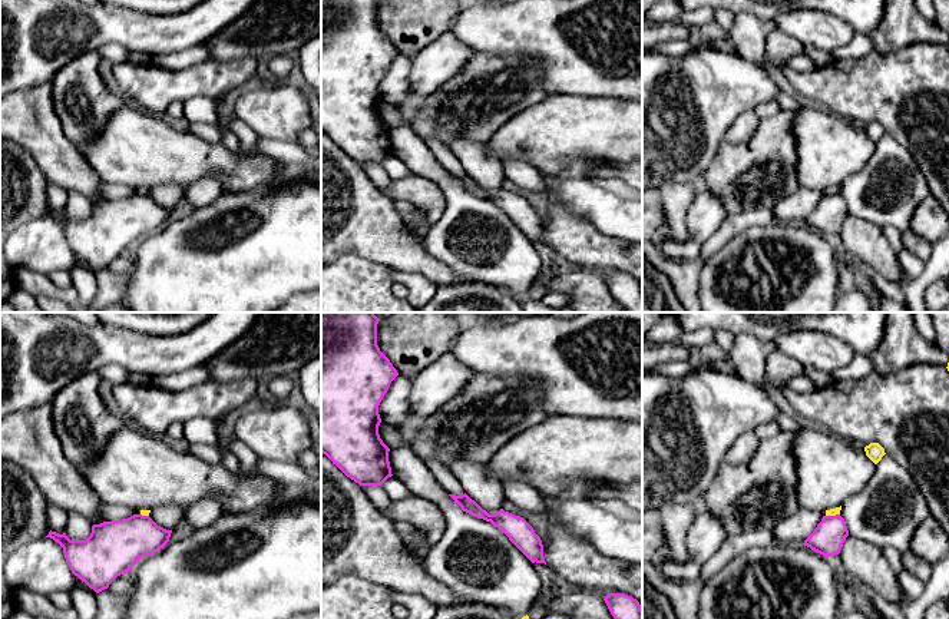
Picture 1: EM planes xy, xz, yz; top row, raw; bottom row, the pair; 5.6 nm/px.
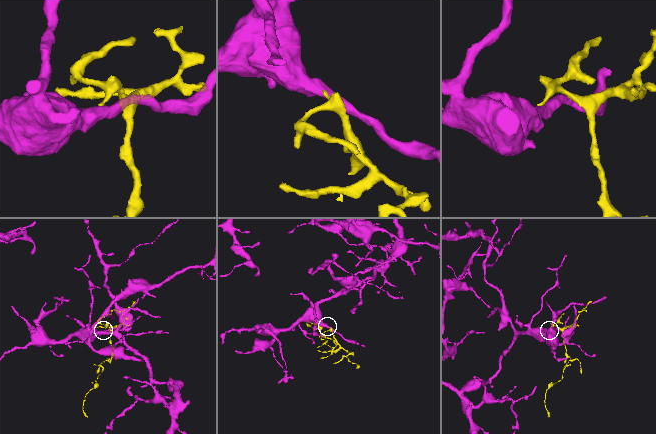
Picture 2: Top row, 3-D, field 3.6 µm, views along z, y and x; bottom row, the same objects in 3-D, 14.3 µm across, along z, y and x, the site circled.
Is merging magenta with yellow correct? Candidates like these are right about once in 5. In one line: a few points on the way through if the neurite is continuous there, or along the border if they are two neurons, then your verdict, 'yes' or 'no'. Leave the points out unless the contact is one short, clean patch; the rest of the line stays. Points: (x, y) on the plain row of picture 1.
no

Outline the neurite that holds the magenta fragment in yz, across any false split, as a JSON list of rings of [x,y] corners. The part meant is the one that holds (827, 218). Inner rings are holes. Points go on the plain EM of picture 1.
[[[840,193],[823,195],[803,224],[827,236],[840,232],[847,215],[849,209]]]

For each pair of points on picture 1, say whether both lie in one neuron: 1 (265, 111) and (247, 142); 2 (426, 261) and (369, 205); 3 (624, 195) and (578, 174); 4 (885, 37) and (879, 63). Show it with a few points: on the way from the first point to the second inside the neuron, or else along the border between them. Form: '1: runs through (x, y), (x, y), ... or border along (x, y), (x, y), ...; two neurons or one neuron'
1: border along (235, 115), (260, 136); two neurons
2: runs through (410, 252), (379, 221); one neuron
3: runs through (612, 195), (595, 191), (589, 185); one neuron
4: border along (915, 43), (885, 53), (873, 50); two neurons

